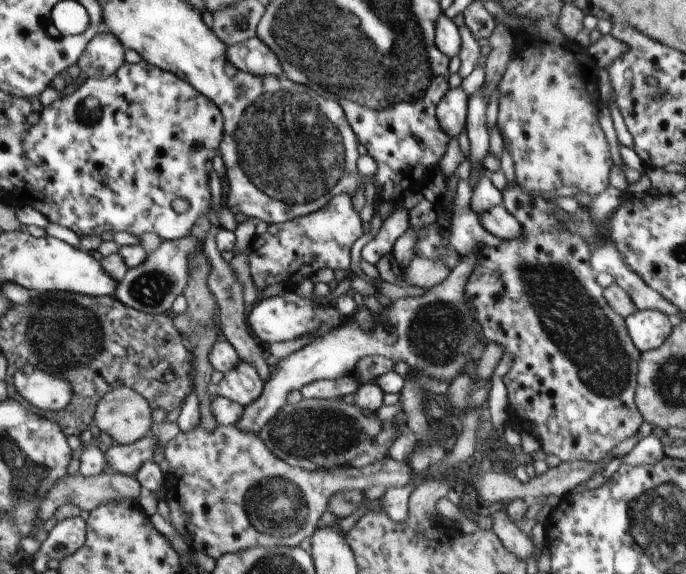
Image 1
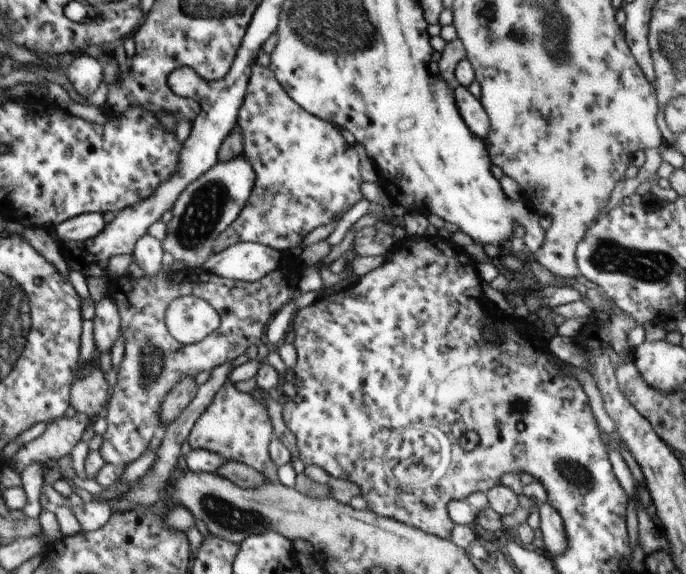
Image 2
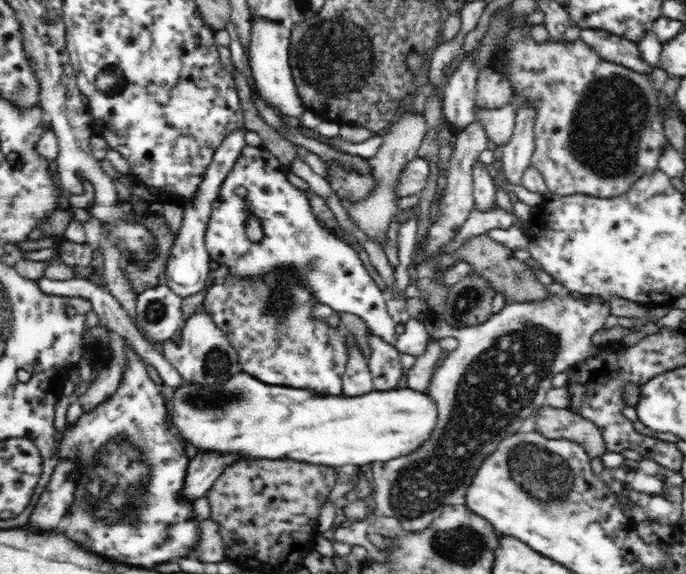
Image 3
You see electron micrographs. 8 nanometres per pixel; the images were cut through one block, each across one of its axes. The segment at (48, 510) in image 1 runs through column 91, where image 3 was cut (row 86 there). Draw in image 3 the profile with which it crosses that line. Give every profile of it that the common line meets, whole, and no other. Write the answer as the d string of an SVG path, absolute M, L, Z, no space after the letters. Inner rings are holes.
M488 66L478 72L475 107L480 109L503 108L513 97L510 81Z

